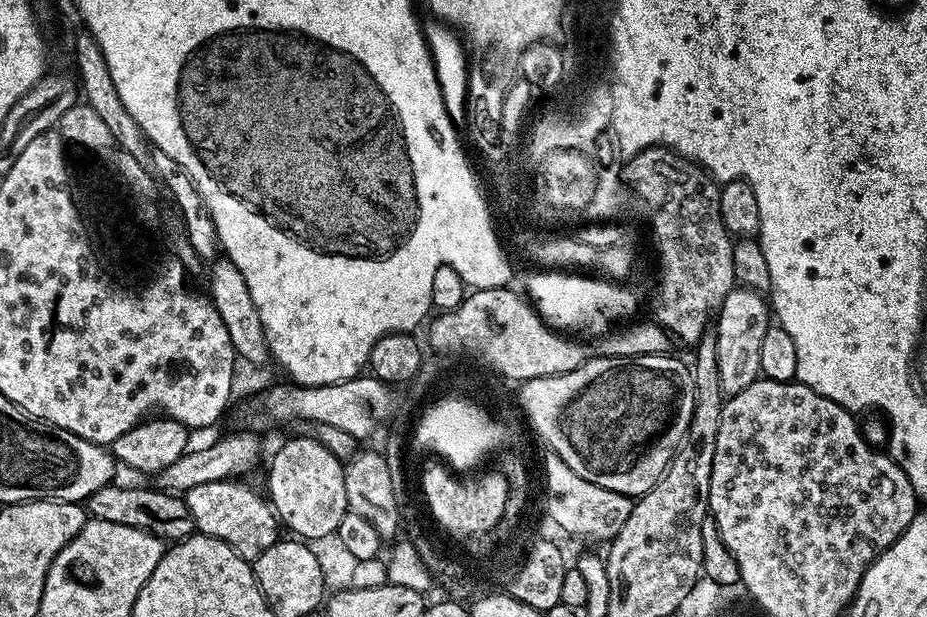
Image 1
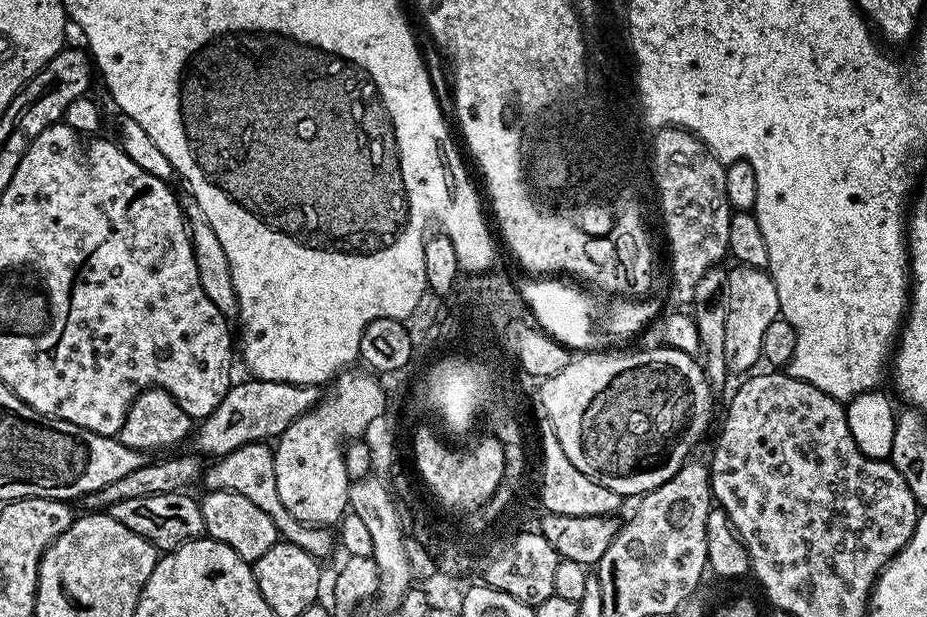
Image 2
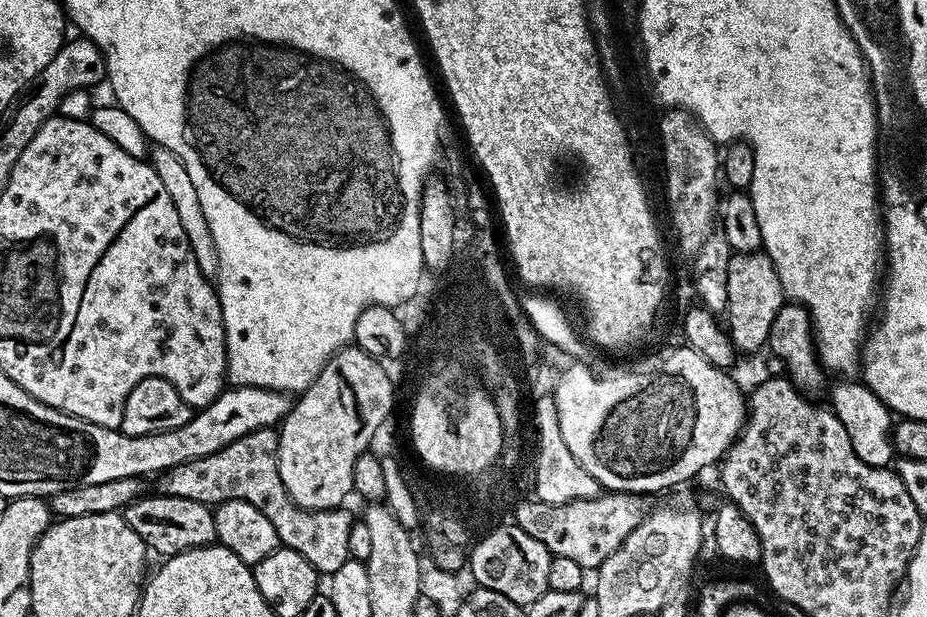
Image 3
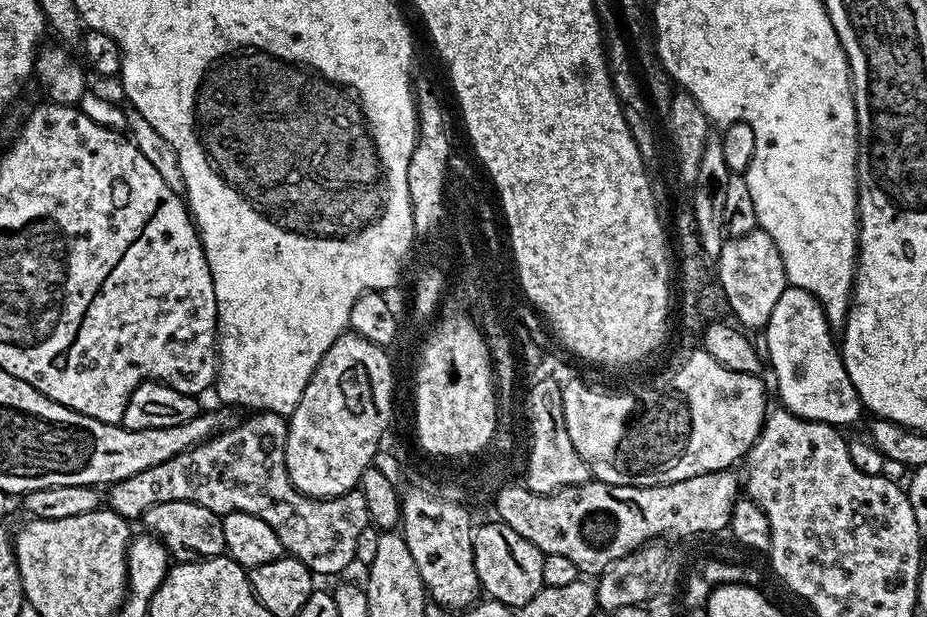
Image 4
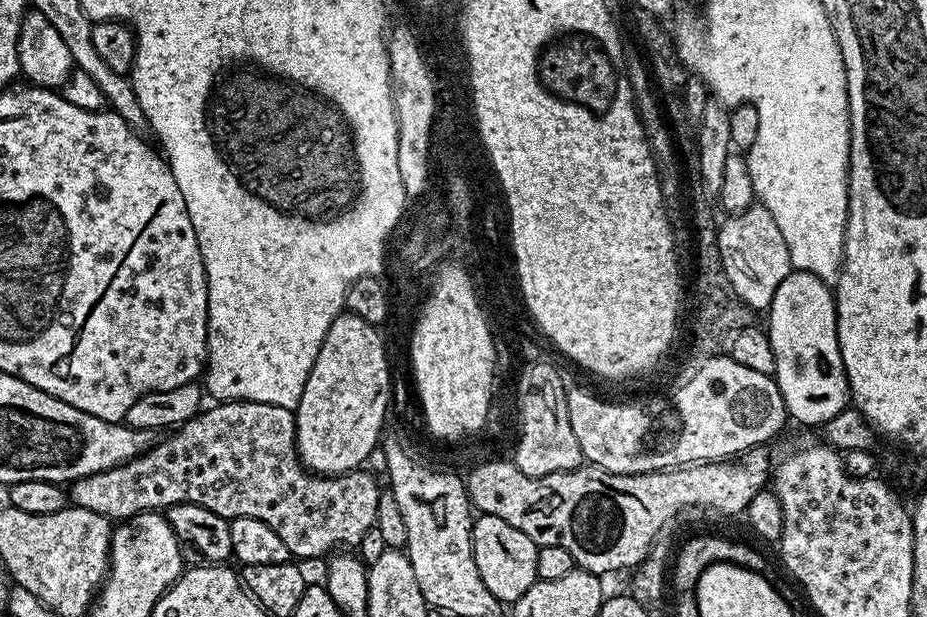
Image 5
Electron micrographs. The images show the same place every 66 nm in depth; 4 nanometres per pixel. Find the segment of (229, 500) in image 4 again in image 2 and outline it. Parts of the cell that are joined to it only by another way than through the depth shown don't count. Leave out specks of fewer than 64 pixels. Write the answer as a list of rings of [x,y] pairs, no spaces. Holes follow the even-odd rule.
[[[267,443],[238,446],[238,450],[213,459],[209,464],[212,465],[209,468],[207,465],[202,472],[202,484],[205,484],[203,487],[207,491],[226,490],[250,498],[250,502],[254,502],[258,510],[266,510],[266,514],[270,514],[277,533],[287,543],[302,546],[306,554],[317,558],[328,558],[333,555],[338,540],[331,527],[304,524],[298,518],[294,518],[294,514],[290,514],[286,506],[282,506],[282,498],[278,498],[278,478],[274,478],[274,451]]]

